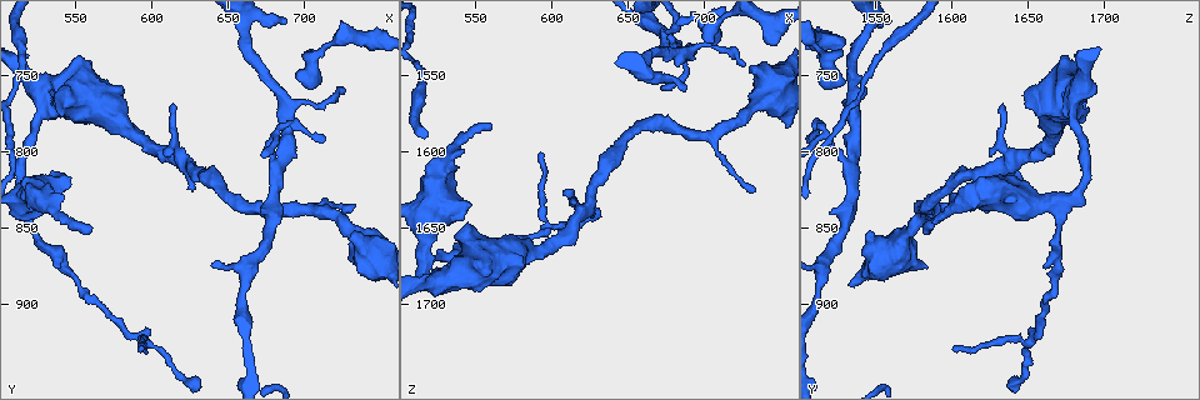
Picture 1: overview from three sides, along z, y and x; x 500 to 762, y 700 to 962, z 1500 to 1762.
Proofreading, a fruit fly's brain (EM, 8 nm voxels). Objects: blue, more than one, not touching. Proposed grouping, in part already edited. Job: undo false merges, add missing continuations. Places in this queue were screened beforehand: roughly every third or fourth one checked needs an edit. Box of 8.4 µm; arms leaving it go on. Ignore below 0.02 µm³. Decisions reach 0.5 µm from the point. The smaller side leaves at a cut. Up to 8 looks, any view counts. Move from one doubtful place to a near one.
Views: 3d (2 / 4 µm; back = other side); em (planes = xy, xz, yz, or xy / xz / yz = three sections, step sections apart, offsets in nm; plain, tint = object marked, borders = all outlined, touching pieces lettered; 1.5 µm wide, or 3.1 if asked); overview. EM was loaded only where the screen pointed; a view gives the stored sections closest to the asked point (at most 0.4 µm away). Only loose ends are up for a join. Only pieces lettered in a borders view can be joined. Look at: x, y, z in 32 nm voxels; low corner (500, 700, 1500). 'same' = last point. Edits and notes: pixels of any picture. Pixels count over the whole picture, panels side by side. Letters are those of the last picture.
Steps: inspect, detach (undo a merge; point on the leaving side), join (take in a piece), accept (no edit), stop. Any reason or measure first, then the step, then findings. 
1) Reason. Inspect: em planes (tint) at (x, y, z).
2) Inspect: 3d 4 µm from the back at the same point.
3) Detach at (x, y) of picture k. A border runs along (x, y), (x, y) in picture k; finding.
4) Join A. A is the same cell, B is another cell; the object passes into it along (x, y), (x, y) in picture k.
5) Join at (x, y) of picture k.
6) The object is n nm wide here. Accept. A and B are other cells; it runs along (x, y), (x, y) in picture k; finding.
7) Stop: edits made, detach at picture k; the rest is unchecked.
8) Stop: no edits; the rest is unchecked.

Two arms in line, one across. Inspect: 3d 2 µm at (684, 810, 1534).

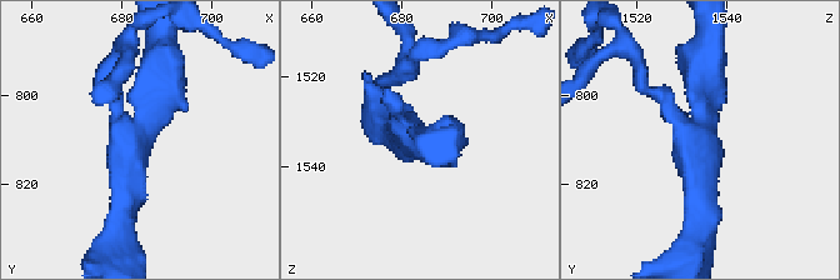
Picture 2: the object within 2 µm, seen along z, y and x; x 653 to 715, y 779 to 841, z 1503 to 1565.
3 arms meet here. Inspect: em planes (borders) at (682, 811, 1534).

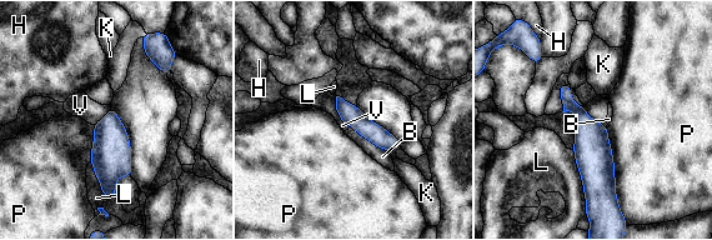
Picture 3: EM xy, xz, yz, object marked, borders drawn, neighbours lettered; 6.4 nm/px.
Accept. B, H, K, L, P and V are other cells; continuous, no second neuron.

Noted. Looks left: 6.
Tapers out. Inspect: 3d 4 µm at (732, 834, 1624).

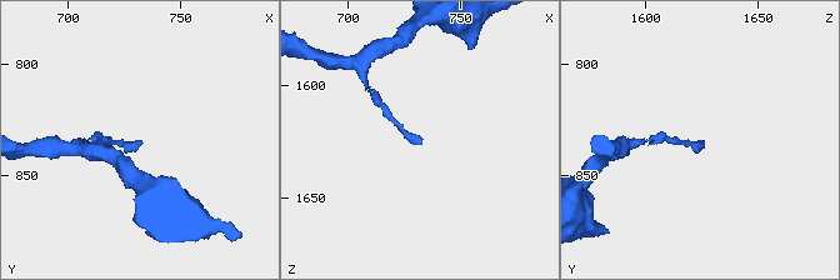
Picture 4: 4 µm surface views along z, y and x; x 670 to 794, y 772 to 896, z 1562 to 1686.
Inspect: em planes (borders) at (732, 835, 1624).

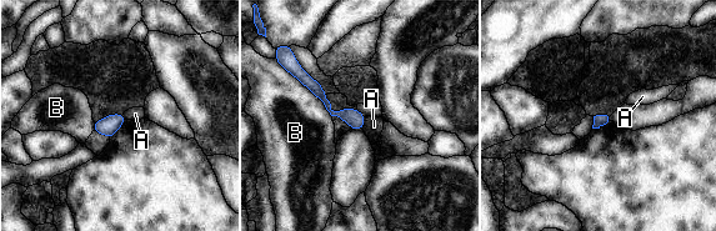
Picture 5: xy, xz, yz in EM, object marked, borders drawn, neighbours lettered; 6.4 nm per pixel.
Accept. A and B are other cells; it runs along (300, 75), (333, 113), (360, 125) in picture 5; no lettered piece goes on from it.

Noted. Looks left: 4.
An open end. Inspect: 3d 2 µm at (630, 950, 1638).

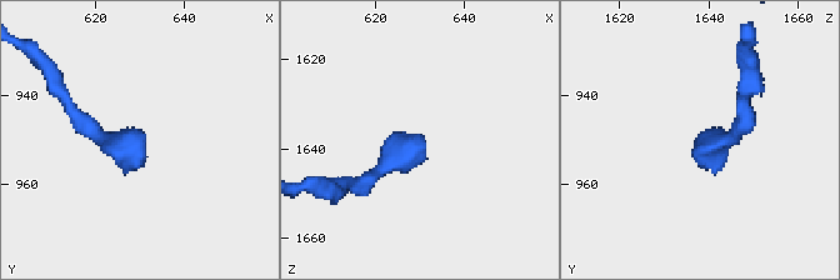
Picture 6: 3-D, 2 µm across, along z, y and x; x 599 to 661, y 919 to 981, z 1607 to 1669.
Inspect: em yz step 8 (borders) at (631, 948, 1638).

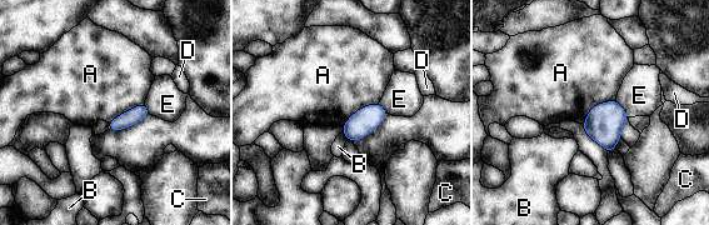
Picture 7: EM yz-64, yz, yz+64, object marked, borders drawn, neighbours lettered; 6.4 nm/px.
The object is 140 nm wide here. Accept. A, B, C, D and E are other cells; a border runs along (615, 99), (597, 103), (582, 123) in picture 7; no lettered piece goes on from it.

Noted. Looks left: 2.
Stop: no edits; the rest is unchecked.

